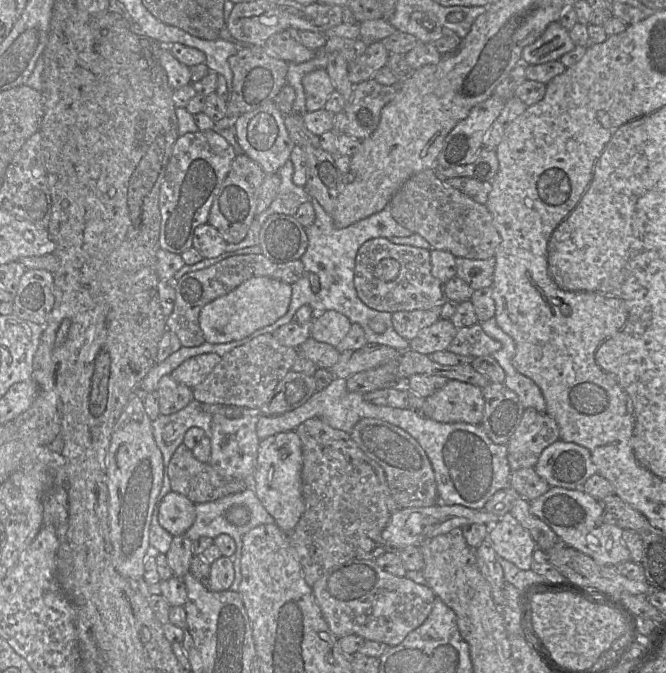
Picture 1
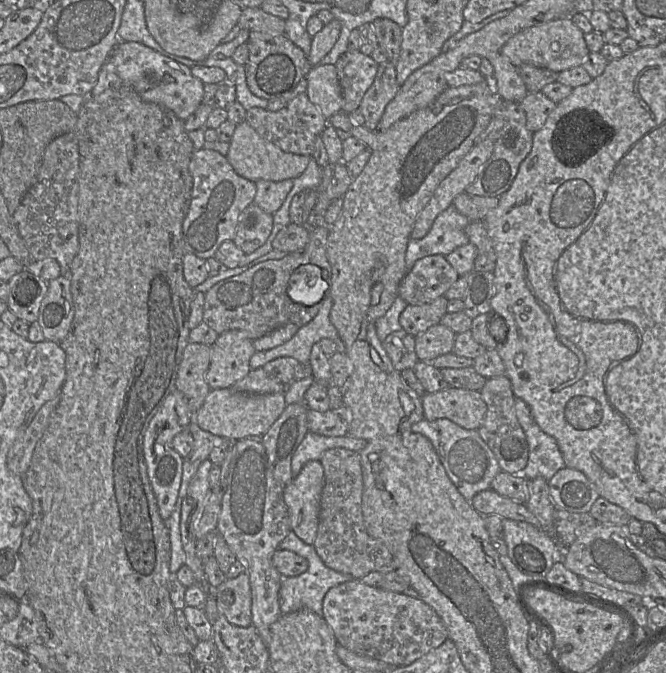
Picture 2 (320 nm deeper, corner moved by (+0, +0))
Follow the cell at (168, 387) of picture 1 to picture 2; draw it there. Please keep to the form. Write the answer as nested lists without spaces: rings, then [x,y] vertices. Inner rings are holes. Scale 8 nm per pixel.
[[[189,342],[179,365],[176,389],[187,398],[188,406],[193,413],[203,405],[211,389],[206,381],[210,353],[211,346]]]

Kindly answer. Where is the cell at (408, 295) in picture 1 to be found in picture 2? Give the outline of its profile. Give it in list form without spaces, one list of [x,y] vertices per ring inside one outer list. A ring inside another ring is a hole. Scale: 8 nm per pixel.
[[[429,255],[417,260],[404,275],[398,296],[410,305],[429,303],[443,296],[458,277],[443,255]]]

